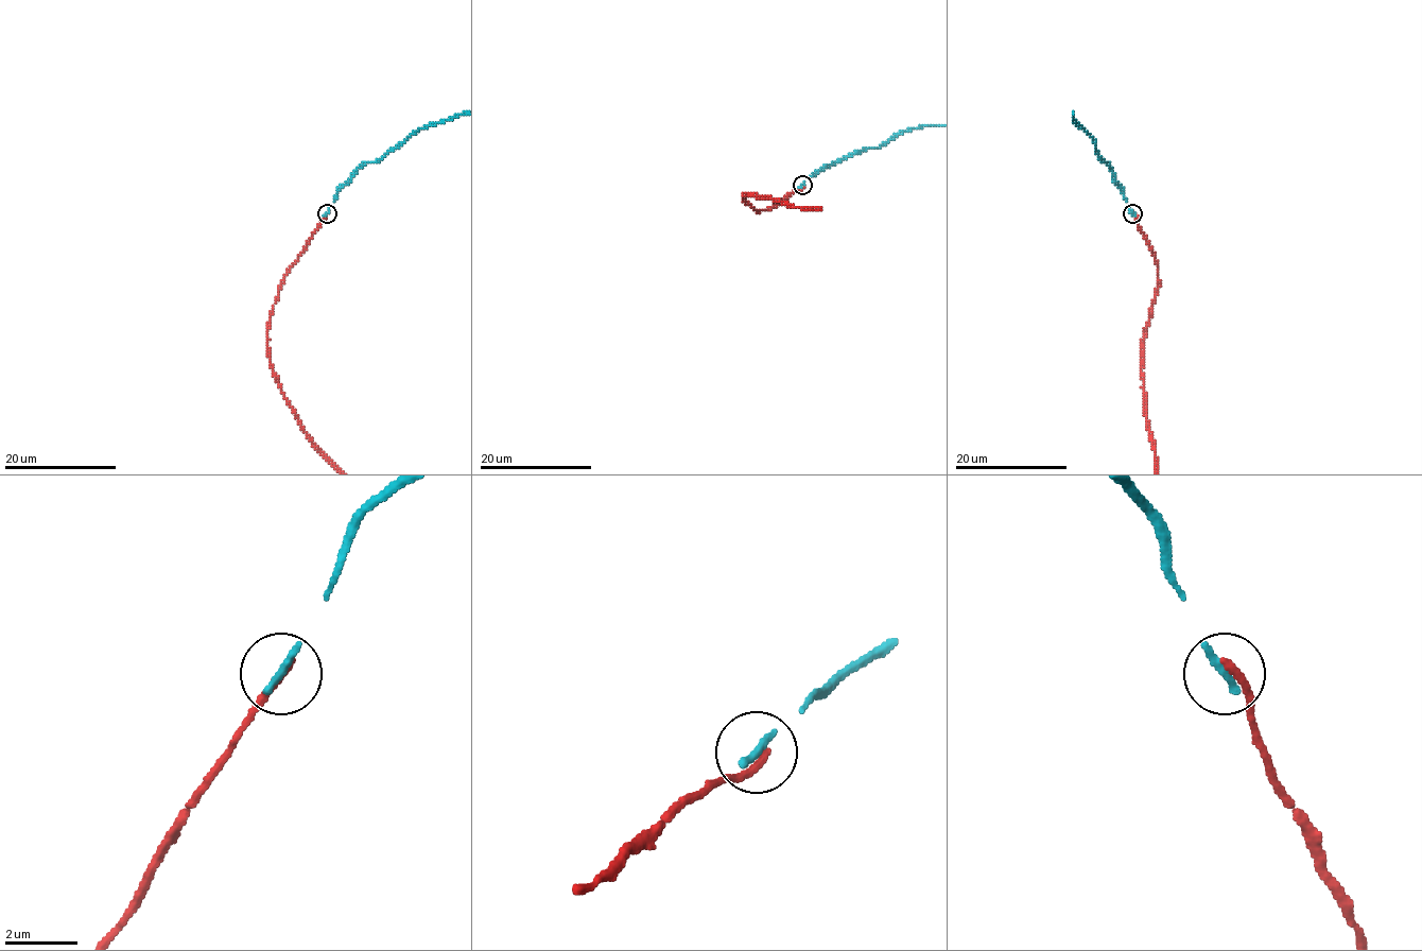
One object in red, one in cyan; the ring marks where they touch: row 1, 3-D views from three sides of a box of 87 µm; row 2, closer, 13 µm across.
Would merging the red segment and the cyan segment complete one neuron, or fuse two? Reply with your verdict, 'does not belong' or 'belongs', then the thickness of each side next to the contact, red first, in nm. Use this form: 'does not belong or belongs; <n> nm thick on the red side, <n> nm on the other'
does not belong; 240 nm thick on the red side, 240 nm on the other

